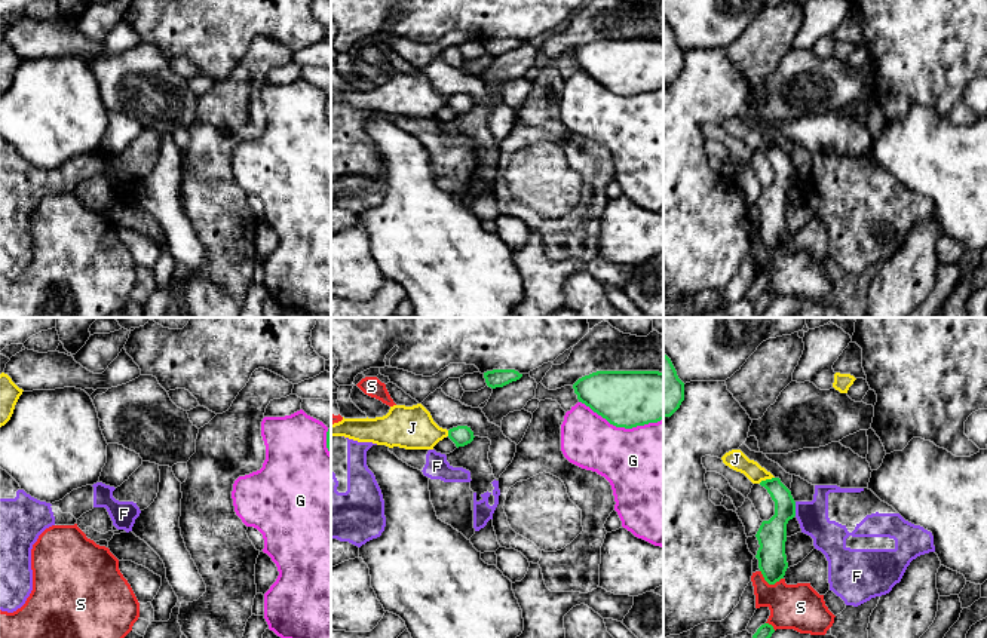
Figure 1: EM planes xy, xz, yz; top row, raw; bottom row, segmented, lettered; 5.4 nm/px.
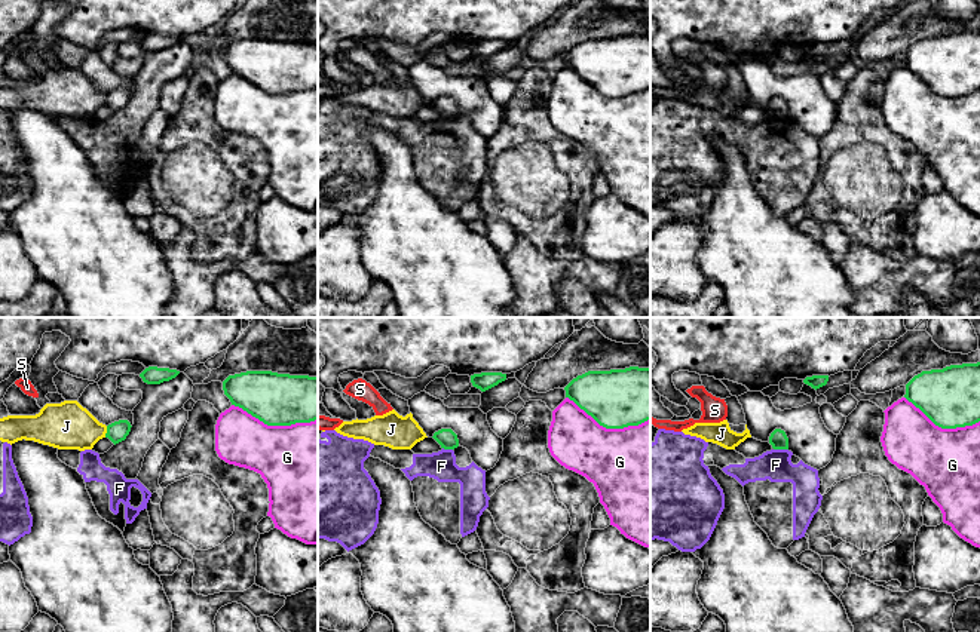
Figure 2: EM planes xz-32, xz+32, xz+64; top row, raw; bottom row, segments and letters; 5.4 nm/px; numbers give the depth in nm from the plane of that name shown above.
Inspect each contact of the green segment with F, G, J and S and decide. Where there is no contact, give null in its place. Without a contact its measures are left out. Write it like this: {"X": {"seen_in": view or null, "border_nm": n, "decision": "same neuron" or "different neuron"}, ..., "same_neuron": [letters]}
{"F": {"seen_in": "yz", "border_nm": 80, "decision": "different neuron"}, "G": {"seen_in": "xz", "border_nm": 460, "decision": "different neuron"}, "J": {"seen_in": "yz", "border_nm": 90, "decision": "different neuron"}, "S": {"seen_in": "yz", "border_nm": 140, "decision": "different neuron"}, "same_neuron": []}

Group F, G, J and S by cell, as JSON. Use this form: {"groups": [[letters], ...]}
{"groups": [["F"], ["G"], ["J"], ["S"]]}

